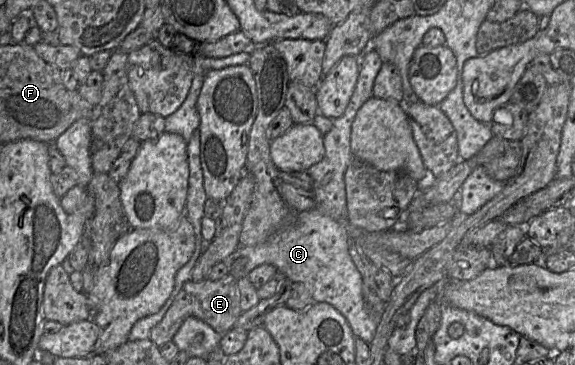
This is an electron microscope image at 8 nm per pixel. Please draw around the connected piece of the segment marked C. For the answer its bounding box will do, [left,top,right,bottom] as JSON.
[229,48,383,341]

